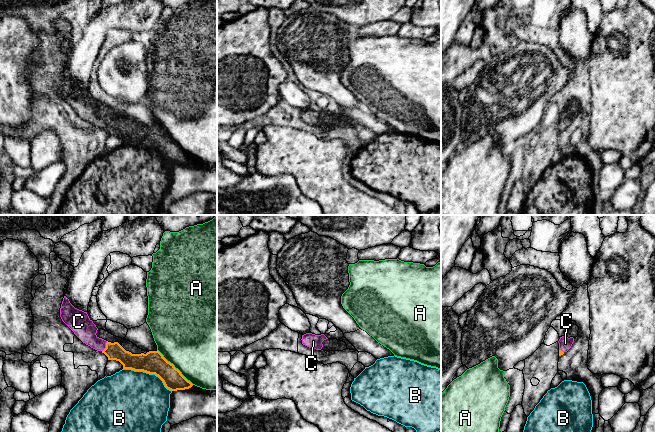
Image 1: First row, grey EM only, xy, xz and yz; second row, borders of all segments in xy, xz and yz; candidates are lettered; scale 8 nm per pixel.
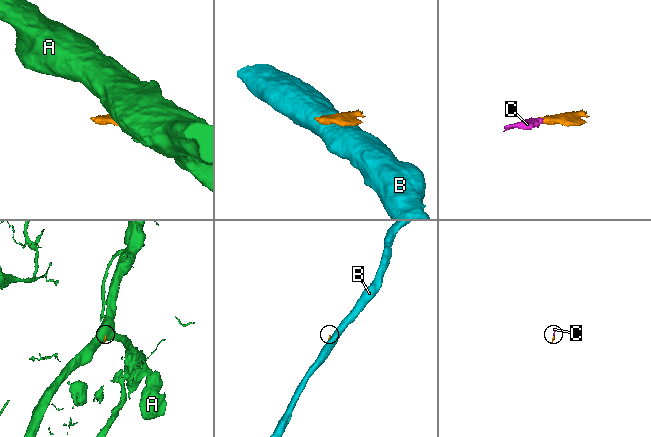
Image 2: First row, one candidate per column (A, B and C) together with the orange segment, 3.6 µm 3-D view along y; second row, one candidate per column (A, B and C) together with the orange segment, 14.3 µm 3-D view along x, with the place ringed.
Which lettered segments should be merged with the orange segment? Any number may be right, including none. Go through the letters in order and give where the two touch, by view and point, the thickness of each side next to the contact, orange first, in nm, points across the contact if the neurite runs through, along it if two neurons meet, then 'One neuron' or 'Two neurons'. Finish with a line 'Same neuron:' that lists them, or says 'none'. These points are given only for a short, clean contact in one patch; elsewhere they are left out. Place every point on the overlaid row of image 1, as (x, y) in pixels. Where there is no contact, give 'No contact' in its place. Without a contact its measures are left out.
A: Touches orange at xy (174, 367). Thickness 190 nm (orange) against 480 nm. Two neurons
B: Touches orange at xy (148, 372). Thickness 190 nm (orange) against 480 nm. Two neurons
C: Touches orange at xy (106, 346). Thickness 140 nm (orange) against 170 nm. Path across: xy (114, 351), (106, 346), (99, 344), (84, 328). One neuron
Same neuron: C

